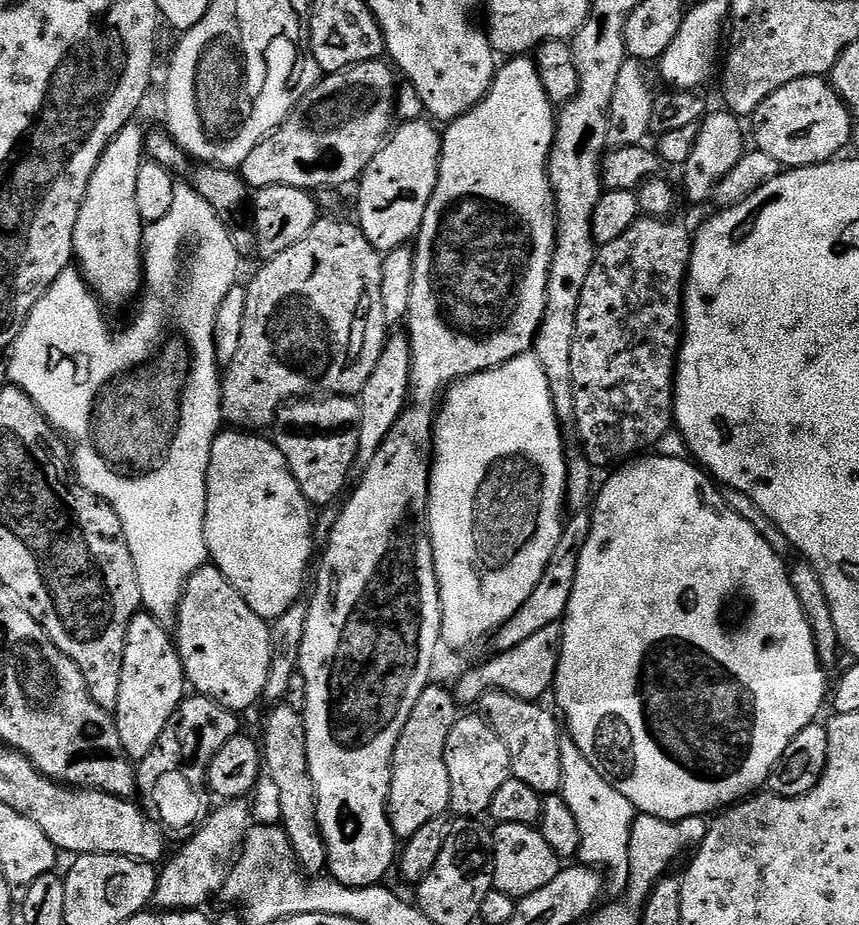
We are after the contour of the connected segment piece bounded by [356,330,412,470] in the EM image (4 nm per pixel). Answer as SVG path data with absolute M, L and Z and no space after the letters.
M405 331L391 333L385 341L385 348L379 355L378 363L370 374L366 386L358 394L360 405L359 442L356 454L356 468L367 468L374 454L381 448L382 442L389 436L390 430L397 424L398 418L407 407L411 391L412 347Z

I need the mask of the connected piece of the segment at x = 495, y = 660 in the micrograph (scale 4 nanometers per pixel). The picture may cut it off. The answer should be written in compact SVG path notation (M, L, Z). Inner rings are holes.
M560 624L545 626L543 630L538 630L534 638L526 638L526 642L518 642L505 652L496 652L493 657L480 664L477 668L468 668L460 676L460 681L454 687L454 695L461 705L479 705L480 699L487 692L509 692L512 696L517 696L523 700L539 701L540 696L544 696L553 691L556 683L556 671L560 661L560 647L564 630Z

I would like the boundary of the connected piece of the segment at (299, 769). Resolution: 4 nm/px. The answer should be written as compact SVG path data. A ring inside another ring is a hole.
M280 702L270 708L264 720L262 768L278 792L281 807L279 827L282 835L288 839L292 859L296 861L301 873L315 878L325 871L328 851L316 822L316 795L314 782L310 778L310 762L306 758L304 718L301 709L291 708L288 702Z

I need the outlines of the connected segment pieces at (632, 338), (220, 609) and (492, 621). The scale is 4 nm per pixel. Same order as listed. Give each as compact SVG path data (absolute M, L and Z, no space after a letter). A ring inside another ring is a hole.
M641 218L614 242L599 245L594 266L586 274L586 286L582 286L582 298L578 302L578 322L576 337L570 358L570 370L574 378L574 408L576 410L575 431L580 431L583 451L594 466L600 464L619 465L629 458L639 457L655 449L658 438L674 424L674 389L676 387L676 361L680 359L680 341L682 339L682 321L684 318L684 285L688 283L688 267L692 261L693 237L672 218Z
M205 563L203 568L188 577L180 599L180 608L176 611L174 639L184 667L184 679L195 695L210 698L237 714L244 714L247 708L261 702L270 676L271 632L269 621L250 610L244 601L244 595L234 590L232 583L218 571L215 564Z
M535 354L515 356L510 362L500 364L485 372L467 376L457 380L442 397L434 421L434 455L432 457L432 473L428 487L428 533L434 554L436 581L440 587L440 639L452 648L468 648L480 639L491 637L518 610L530 594L534 594L534 586L542 582L542 574L550 566L554 550L564 533L566 523L566 482L568 481L568 456L564 452L564 440L560 437L562 425L556 418L554 402L550 394L550 382L542 370Z

